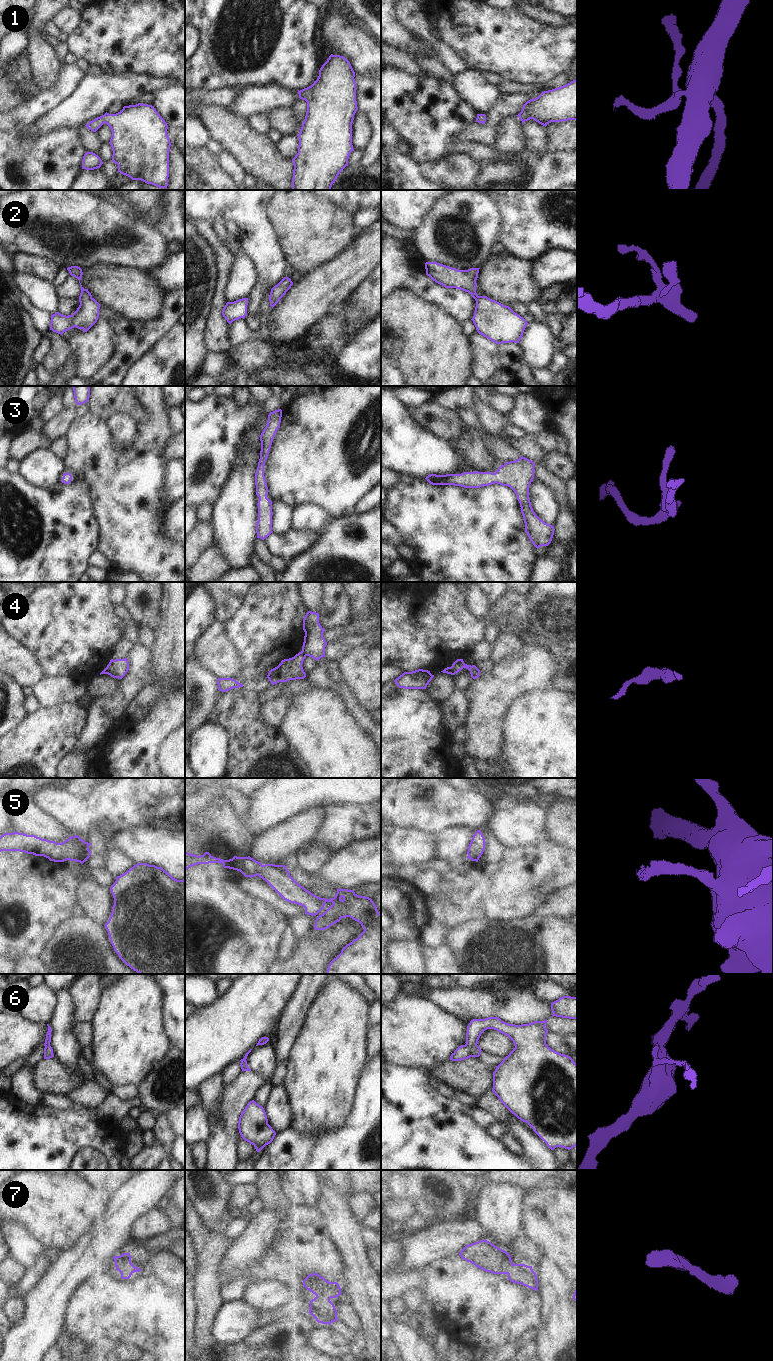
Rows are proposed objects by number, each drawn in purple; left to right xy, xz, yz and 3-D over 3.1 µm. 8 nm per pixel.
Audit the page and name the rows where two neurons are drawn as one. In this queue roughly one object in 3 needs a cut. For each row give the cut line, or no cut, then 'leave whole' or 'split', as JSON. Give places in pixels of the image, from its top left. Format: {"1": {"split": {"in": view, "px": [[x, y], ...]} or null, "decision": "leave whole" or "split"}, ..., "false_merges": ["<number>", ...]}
{"1": {"split": null, "decision": "leave whole"}, "2": {"split": null, "decision": "leave whole"}, "3": {"split": null, "decision": "leave whole"}, "4": {"split": {"in": "xz", "px": [[301, 651], [306, 655]]}, "decision": "split"}, "5": {"split": null, "decision": "leave whole"}, "6": {"split": null, "decision": "leave whole"}, "7": {"split": null, "decision": "leave whole"}, "false_merges": ["4"]}

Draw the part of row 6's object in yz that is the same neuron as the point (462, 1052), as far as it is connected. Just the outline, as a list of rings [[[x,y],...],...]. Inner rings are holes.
[[[499,1017],[473,1019],[467,1026],[466,1044],[459,1046],[451,1054],[450,1060],[461,1061],[470,1057],[479,1057],[482,1050],[477,1045],[478,1040],[487,1029],[494,1029],[508,1036],[515,1048],[496,1066],[493,1072],[492,1091],[504,1106],[518,1119],[526,1122],[551,1150],[556,1147],[570,1150],[577,1146],[577,1064],[570,1056],[558,1053],[546,1044],[548,1033],[546,1023],[547,1019],[521,1025],[506,1023]]]

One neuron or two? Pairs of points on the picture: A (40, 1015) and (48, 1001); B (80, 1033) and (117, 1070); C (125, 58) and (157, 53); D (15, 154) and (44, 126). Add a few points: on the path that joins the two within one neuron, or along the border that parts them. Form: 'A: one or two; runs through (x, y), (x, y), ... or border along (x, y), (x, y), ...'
A: one; runs through (40, 1012), (40, 1009), (45, 1004)
B: two; border along (89, 1023), (91, 1026), (91, 1046)
C: one; runs through (133, 53), (149, 53)
D: two; border along (34, 123), (41, 133), (62, 127)

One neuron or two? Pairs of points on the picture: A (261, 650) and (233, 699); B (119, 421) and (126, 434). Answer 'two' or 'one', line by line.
A: two
B: one

